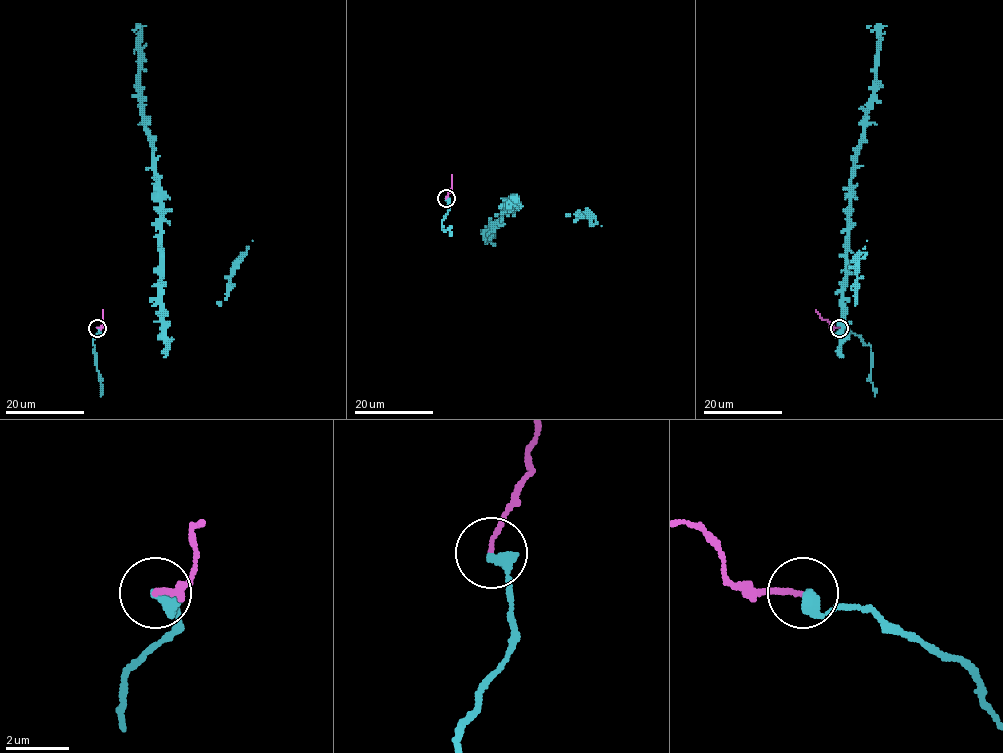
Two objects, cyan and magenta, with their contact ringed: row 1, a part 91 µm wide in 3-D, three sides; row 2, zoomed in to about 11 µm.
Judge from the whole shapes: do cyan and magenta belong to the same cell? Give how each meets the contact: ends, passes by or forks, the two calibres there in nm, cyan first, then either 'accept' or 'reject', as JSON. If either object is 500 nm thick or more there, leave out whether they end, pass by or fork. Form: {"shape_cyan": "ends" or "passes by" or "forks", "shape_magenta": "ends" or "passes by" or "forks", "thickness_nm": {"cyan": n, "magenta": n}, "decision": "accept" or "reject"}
{"shape_cyan": "ends", "shape_magenta": "ends", "thickness_nm": {"cyan": 440, "magenta": 140}, "decision": "accept"}

